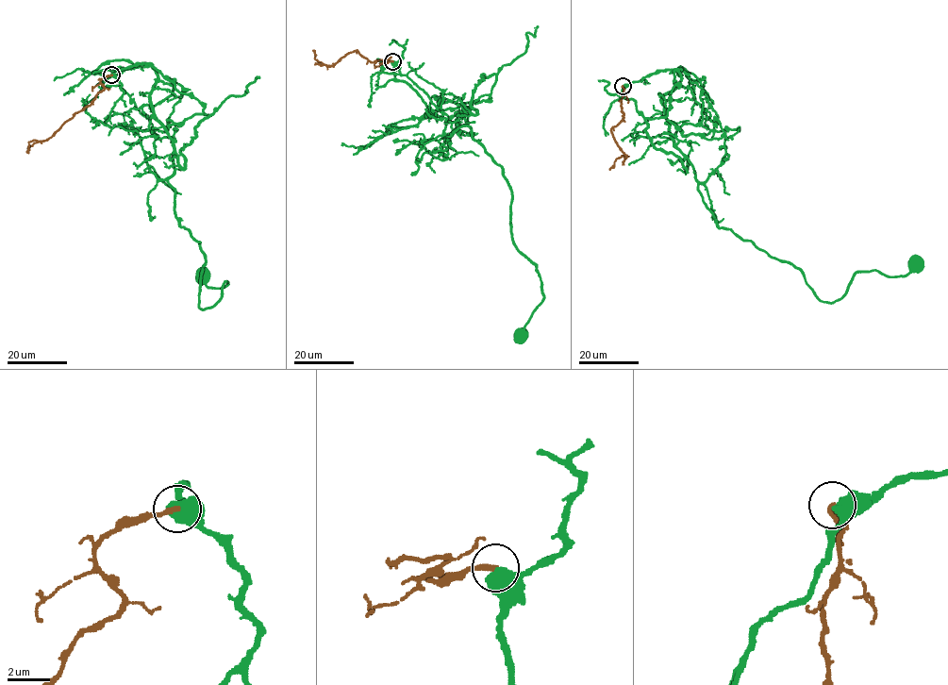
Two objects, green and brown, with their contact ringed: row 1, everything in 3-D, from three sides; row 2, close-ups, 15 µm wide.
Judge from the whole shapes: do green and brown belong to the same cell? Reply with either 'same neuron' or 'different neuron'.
different neuron

